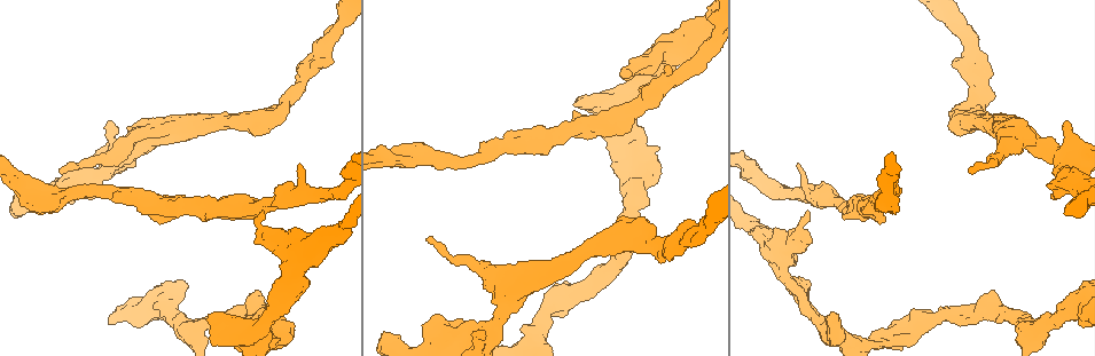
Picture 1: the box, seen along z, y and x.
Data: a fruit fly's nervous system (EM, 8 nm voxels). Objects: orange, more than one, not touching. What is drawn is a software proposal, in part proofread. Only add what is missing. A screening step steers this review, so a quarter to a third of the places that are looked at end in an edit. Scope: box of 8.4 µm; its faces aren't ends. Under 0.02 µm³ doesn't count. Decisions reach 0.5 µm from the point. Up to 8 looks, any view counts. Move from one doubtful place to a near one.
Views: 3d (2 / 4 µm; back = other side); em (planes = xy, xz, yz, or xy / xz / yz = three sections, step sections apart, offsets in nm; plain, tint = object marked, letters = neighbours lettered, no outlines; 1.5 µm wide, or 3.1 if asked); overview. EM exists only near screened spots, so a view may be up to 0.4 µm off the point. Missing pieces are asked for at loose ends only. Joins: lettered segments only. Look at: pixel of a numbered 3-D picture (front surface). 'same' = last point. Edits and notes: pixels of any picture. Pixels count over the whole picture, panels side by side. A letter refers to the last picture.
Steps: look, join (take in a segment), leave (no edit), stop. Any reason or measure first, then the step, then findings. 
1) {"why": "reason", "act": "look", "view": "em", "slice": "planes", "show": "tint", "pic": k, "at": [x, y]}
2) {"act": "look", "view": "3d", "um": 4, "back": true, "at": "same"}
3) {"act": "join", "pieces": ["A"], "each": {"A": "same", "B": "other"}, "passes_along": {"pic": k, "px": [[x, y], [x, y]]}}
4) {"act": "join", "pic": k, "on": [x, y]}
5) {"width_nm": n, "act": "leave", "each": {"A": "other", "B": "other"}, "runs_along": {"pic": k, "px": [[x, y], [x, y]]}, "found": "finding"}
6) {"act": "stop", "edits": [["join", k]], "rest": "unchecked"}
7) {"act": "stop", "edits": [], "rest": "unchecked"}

{"act": "look", "view": "em", "slice": "xz", "step": 8, "show": "letters", "pic": 1, "at": [798, 166]}

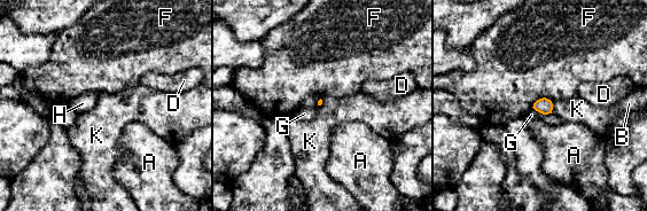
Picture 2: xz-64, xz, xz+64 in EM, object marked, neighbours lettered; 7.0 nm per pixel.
{"why": "another direction", "act": "look", "view": "em", "slice": "yz", "step": 8, "show": "letters", "at": "same"}

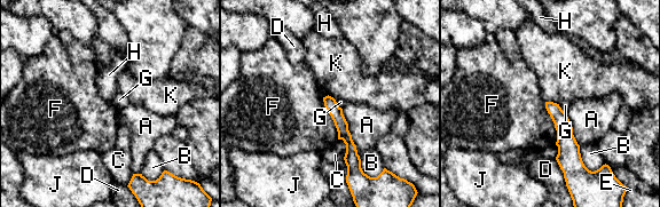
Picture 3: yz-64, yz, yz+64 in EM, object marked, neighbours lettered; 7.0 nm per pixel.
{"act": "leave", "each": {"A": "other", "B": "other", "C": "other", "D": "other", "E": "other", "F": "other", "G": "other", "H": "other", "J": "other", "K": "other"}, "runs_along": {"pic": 3, "px": [[328, 98], [350, 143], [354, 168]]}, "found": "none of them fits"}

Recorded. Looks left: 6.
{"why": "stops while still wide", "act": "look", "view": "em", "slice": "yz", "step": 8, "show": "letters", "pic": 1, "at": [837, 314]}

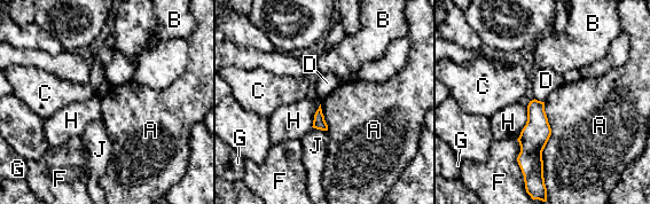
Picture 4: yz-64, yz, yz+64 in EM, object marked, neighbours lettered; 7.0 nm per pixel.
{"act": "leave", "each": {"A": "other", "B": "other", "C": "other", "D": "other", "F": "other", "G": "other", "H": "other", "J": "other"}, "found": "no lettered segment goes on from it"}

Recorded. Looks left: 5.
{"act": "look", "view": "em", "slice": "xy", "step": 8, "show": "letters", "pic": 1, "at": [971, 171]}

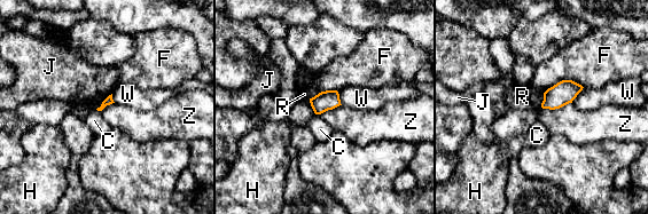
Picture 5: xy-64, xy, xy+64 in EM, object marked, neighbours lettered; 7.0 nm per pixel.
{"act": "leave", "each": {"C": "other", "F": "other", "H": "other", "J": "other", "R": "other", "W": "other", "Z": "other"}, "border": {"pic": 5, "px": [[571, 102], [554, 109], [543, 109]]}, "found": "no lettered segment goes on from it"}

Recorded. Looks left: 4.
{"act": "stop", "edits": [], "rest": "unchecked"}

